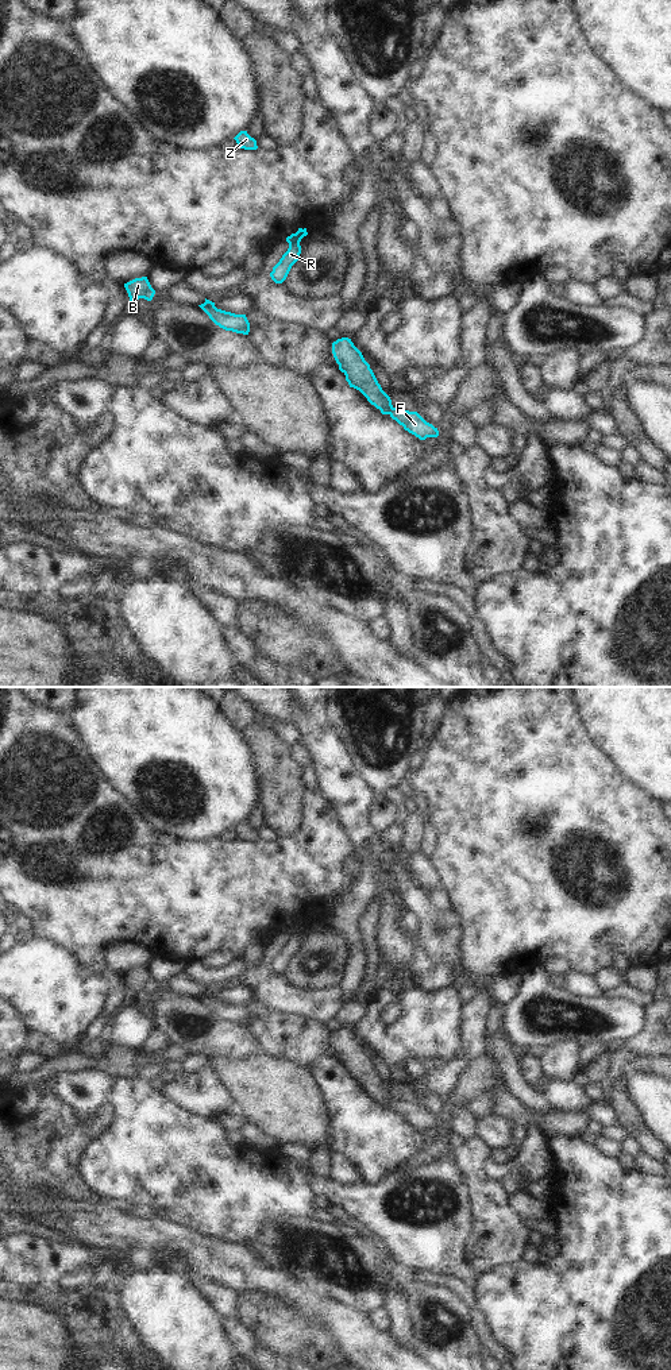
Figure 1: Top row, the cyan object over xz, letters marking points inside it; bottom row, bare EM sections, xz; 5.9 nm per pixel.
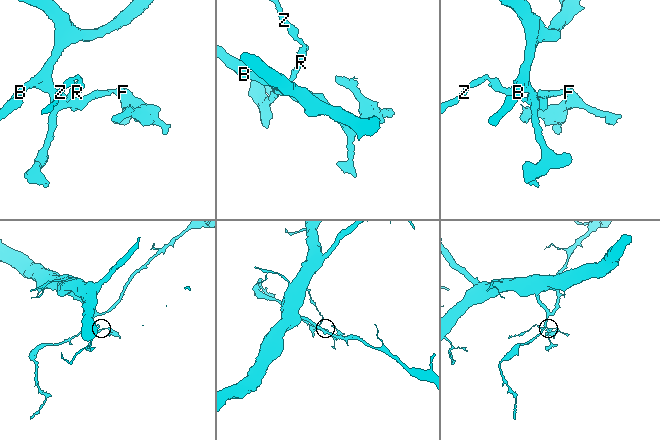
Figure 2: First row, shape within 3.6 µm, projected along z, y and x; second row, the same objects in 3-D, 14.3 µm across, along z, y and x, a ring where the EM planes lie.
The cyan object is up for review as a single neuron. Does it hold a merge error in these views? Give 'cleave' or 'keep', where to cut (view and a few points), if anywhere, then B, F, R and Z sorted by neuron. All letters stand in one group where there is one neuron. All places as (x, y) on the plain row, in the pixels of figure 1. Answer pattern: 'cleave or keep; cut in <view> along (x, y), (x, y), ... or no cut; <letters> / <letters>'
keep; no cut; B F R Z

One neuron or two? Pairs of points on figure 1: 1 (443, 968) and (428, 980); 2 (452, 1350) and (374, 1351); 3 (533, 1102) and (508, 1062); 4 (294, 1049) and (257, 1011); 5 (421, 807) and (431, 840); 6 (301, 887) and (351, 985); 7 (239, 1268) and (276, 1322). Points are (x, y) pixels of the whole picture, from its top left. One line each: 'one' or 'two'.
1: one
2: two
3: one
4: one
5: one
6: two
7: two

